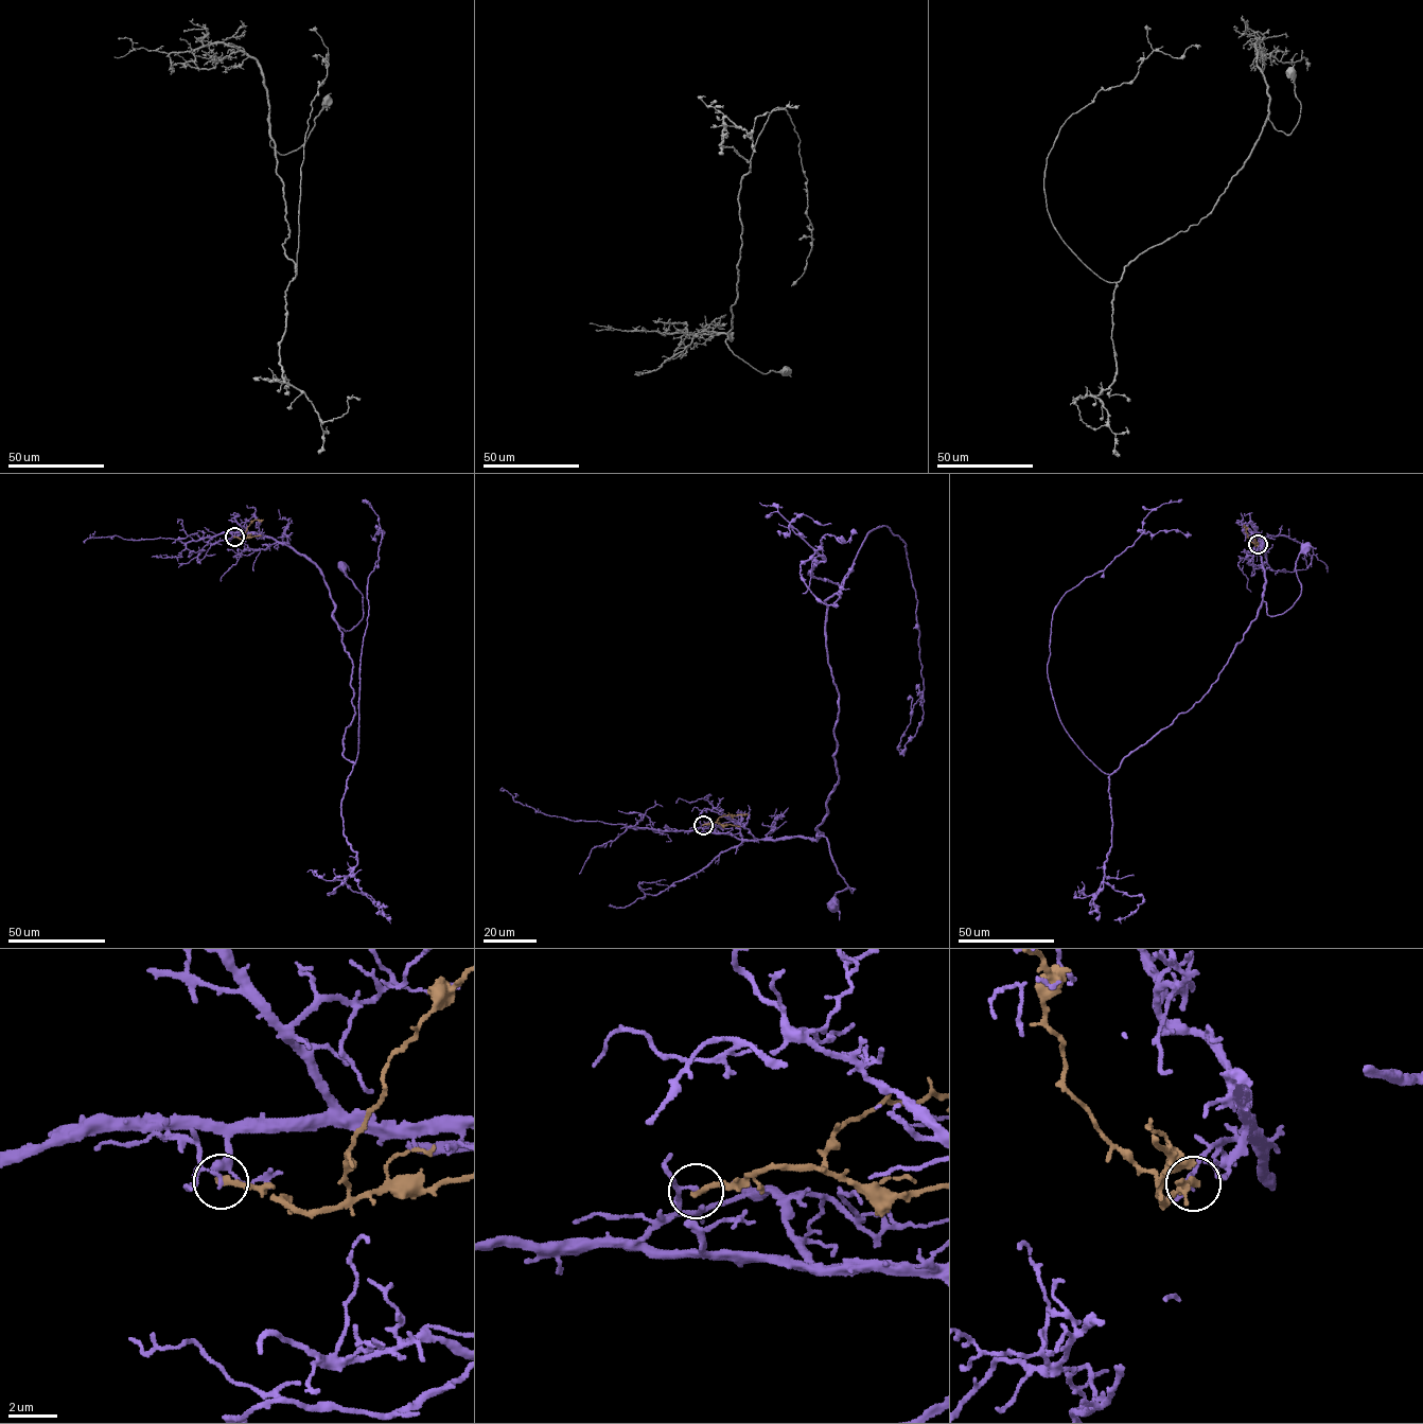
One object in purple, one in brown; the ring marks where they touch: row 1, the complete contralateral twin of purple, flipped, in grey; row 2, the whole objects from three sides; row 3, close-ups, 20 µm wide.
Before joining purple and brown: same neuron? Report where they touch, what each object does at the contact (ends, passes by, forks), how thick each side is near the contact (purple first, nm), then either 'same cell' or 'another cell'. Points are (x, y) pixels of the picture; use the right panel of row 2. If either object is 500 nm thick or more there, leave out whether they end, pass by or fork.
place (1258, 544); purple ends; brown ends; calibres 150 and 280 nm; another cell

